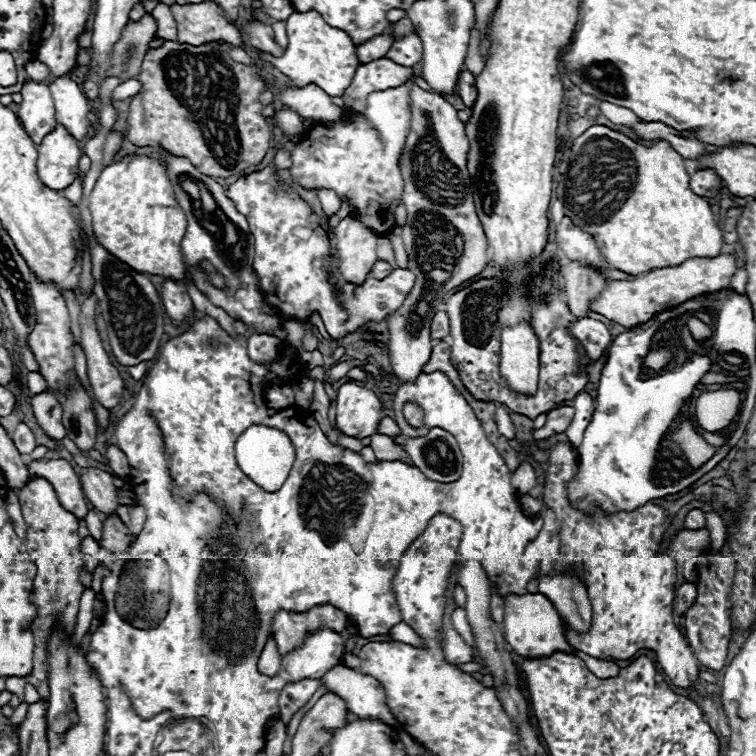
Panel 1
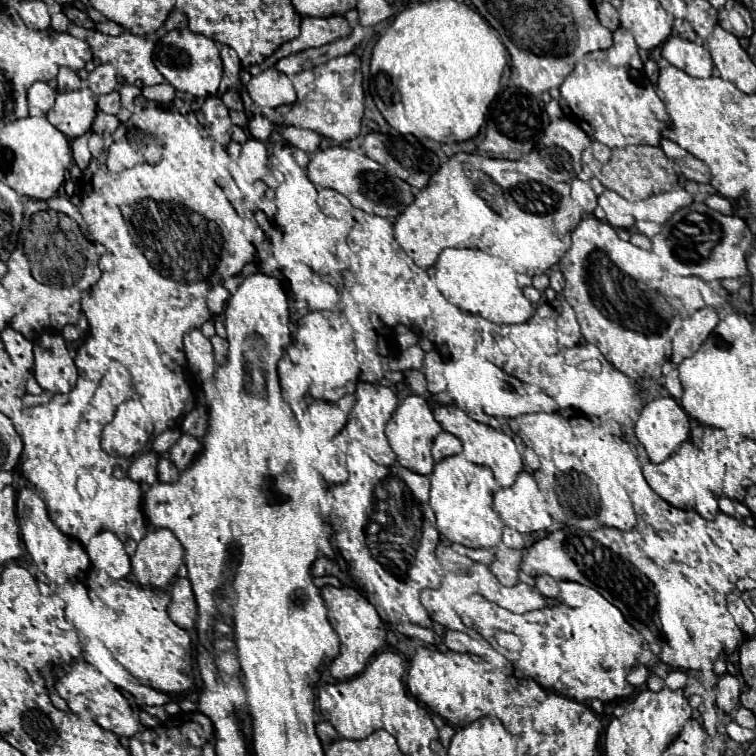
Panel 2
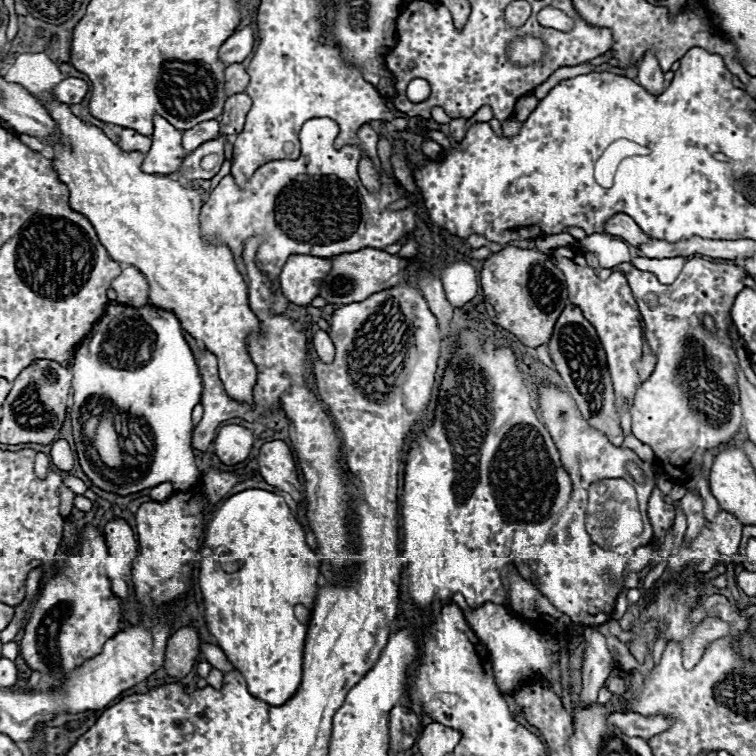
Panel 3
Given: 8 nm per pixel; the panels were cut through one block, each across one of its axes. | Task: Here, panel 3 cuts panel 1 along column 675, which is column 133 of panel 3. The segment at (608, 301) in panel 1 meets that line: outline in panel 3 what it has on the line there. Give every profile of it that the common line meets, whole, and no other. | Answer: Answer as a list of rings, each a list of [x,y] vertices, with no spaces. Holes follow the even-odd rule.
[[[126,266],[122,274],[112,282],[112,288],[118,292],[120,304],[134,308],[148,304],[148,282],[134,266]]]

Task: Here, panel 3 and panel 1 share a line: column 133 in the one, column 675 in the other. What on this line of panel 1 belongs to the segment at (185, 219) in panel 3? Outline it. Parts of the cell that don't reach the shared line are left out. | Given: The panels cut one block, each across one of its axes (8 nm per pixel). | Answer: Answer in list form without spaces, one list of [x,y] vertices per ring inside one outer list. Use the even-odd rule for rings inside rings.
[[[602,124],[590,126],[570,144],[558,162],[554,170],[554,190],[564,202],[564,214],[596,240],[596,246],[600,246],[600,252],[612,268],[626,274],[644,274],[654,268],[678,266],[688,258],[712,258],[720,254],[724,244],[710,204],[690,190],[684,158],[674,152],[666,140],[644,146]]]

